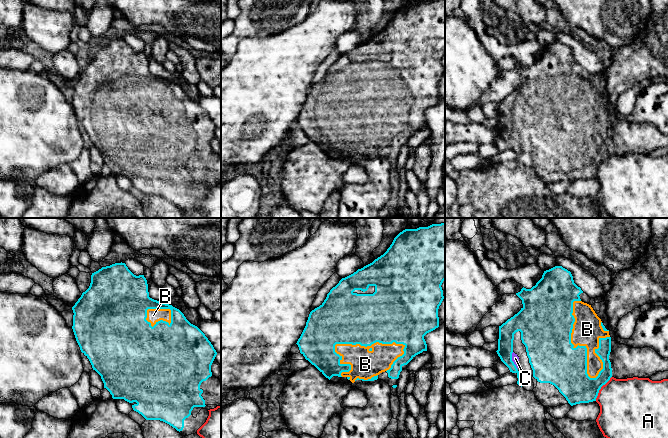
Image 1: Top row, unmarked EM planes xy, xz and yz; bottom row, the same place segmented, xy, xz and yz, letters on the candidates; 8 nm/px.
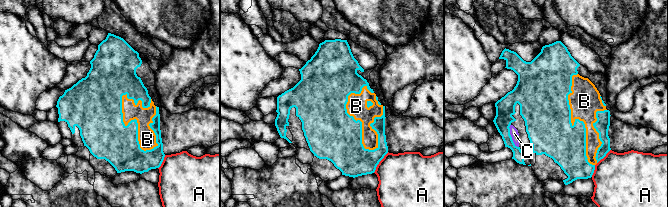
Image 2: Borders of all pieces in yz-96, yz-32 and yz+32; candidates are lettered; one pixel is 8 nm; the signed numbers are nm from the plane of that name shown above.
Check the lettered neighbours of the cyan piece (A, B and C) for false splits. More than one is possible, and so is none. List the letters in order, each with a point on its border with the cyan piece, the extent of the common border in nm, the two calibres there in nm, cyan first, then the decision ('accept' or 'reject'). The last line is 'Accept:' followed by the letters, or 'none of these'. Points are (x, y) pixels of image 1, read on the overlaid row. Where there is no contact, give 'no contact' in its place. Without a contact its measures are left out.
A: yz (600, 388) | 240 nm | 280/440 nm | reject
B: xz (349, 343) | 600 nm | 420/240 nm | accept
C: yz (512, 361) | 150 nm | 240/60 nm | accept
Accept: B, C

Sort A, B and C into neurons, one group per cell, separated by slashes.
A / B C

